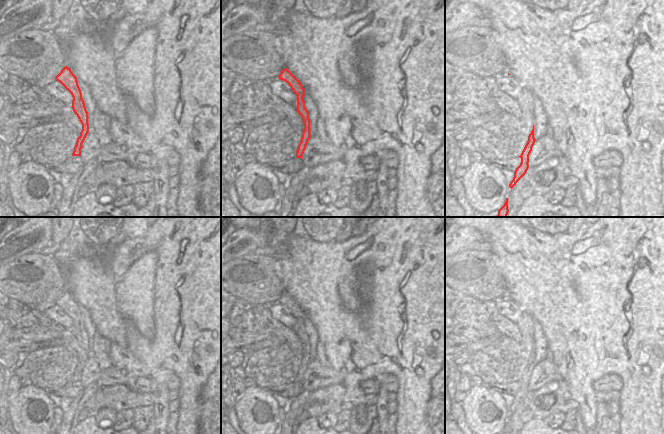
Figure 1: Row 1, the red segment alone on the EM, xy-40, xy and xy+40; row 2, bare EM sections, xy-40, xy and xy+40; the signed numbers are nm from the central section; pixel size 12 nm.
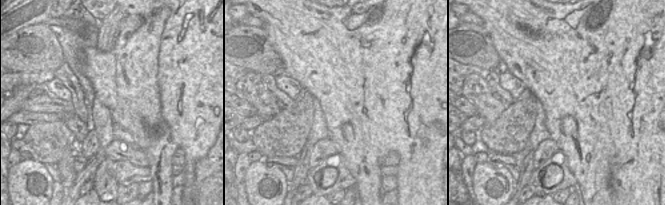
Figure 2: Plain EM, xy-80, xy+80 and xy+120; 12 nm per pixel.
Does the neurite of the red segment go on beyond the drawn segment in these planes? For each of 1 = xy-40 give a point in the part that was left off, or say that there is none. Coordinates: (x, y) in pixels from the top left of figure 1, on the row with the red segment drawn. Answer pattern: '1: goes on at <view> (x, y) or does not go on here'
1: does not go on here

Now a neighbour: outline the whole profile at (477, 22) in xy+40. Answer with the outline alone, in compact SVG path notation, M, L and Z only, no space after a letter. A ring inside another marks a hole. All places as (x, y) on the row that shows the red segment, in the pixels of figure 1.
M485 16L483 18L473 18L469 25L475 27L490 28L490 19Z

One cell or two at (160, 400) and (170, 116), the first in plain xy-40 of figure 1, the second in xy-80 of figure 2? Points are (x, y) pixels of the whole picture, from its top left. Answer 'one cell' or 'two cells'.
two cells

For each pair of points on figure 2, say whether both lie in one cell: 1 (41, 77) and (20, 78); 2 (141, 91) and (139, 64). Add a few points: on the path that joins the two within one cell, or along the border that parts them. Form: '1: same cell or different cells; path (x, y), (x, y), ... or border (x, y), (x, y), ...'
1: same cell; path (36, 78), (25, 78)
2: same cell; path (139, 84), (139, 71)

